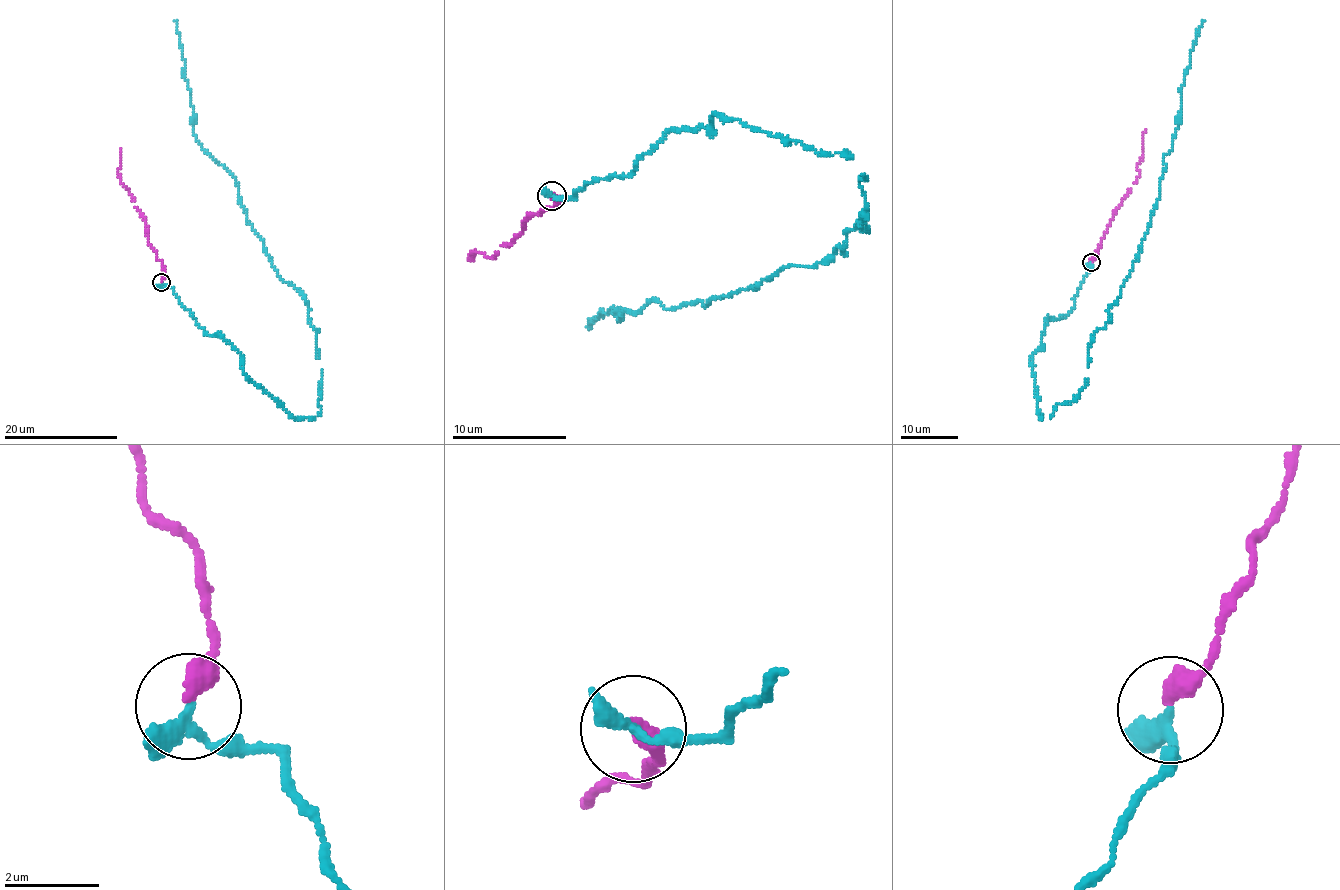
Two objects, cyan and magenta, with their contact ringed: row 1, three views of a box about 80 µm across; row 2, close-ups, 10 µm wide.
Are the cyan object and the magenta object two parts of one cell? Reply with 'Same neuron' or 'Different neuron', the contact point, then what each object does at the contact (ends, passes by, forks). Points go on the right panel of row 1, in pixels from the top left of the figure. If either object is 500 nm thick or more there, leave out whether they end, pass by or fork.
Same neuron. Place: (1091, 262). At the ring cyan passes by. At the ring magenta ends

